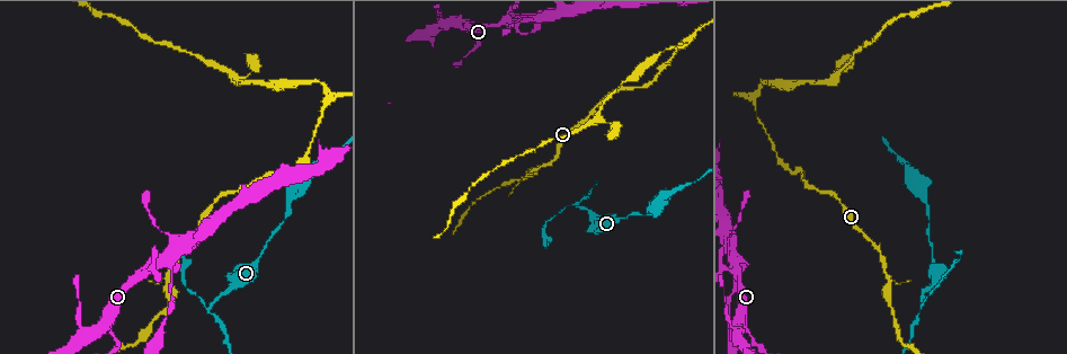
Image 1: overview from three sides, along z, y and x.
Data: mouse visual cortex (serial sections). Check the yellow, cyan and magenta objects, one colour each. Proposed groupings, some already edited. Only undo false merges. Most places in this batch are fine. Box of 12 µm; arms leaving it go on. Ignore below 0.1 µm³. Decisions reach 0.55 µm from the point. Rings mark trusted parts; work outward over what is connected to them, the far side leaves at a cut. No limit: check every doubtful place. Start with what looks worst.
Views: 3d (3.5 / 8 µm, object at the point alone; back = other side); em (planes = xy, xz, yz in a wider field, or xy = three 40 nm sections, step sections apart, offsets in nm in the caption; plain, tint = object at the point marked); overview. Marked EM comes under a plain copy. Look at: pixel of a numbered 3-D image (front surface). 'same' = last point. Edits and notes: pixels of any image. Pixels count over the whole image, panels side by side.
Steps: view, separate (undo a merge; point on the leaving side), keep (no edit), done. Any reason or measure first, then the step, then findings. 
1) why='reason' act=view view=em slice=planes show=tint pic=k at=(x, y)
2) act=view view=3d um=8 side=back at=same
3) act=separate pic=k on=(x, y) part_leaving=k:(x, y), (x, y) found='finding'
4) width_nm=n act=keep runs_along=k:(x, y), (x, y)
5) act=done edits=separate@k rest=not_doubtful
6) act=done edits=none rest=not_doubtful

why='thin neck' act=view view=3d um=3.5 pic=1 at=(919, 314)

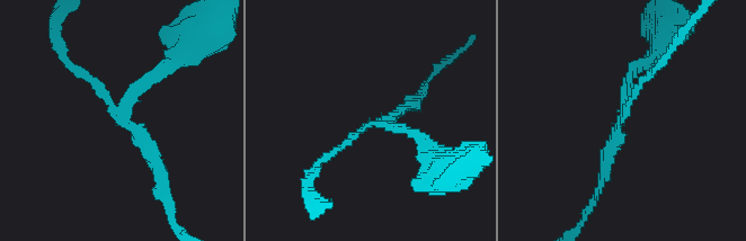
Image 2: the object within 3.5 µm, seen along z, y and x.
why='shape alone is not enough' act=view view=em slice=planes show=tint pic=2 at=(616, 121)

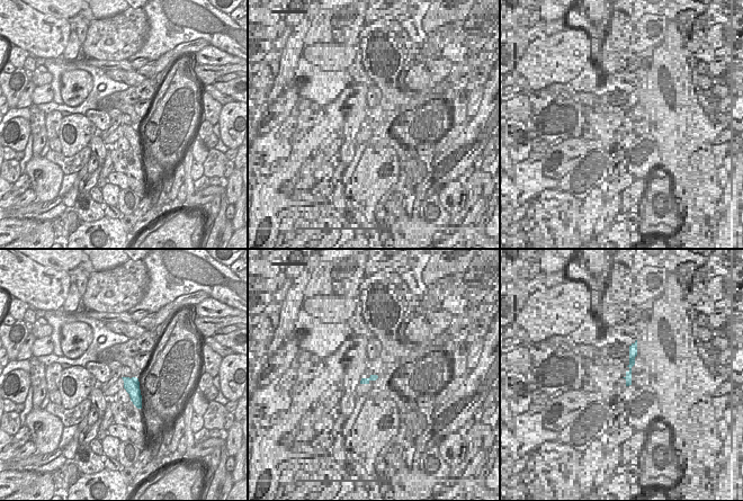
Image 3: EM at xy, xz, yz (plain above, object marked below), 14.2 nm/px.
act=separate pic=2 on=(152, 144) part_leaving=2:(115, 109), (63, 57), (56, 33) found='a second cell is stuck on'

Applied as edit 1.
why='see it whole again' act=view view=overview

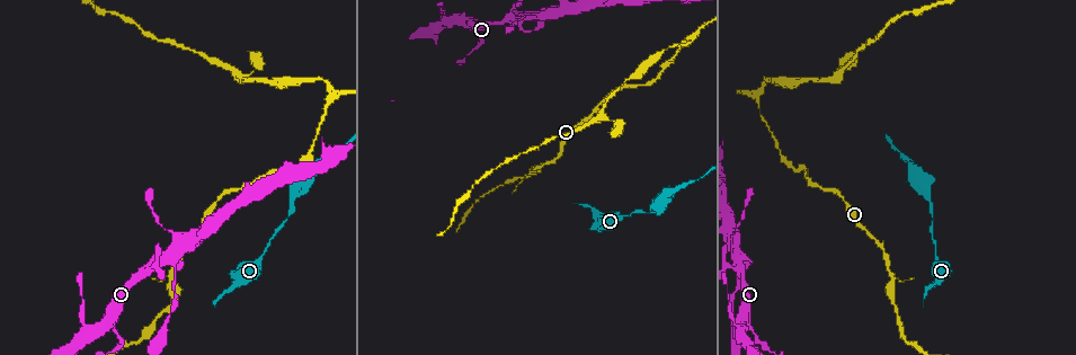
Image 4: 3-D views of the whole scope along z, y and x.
why='arms part here' act=view view=3d um=8 pic=4 at=(528, 18)

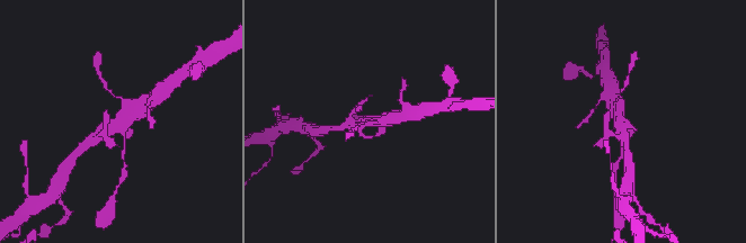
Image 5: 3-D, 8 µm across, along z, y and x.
why='now the EM' act=view view=em slice=planes show=tint pic=5 at=(117, 126)

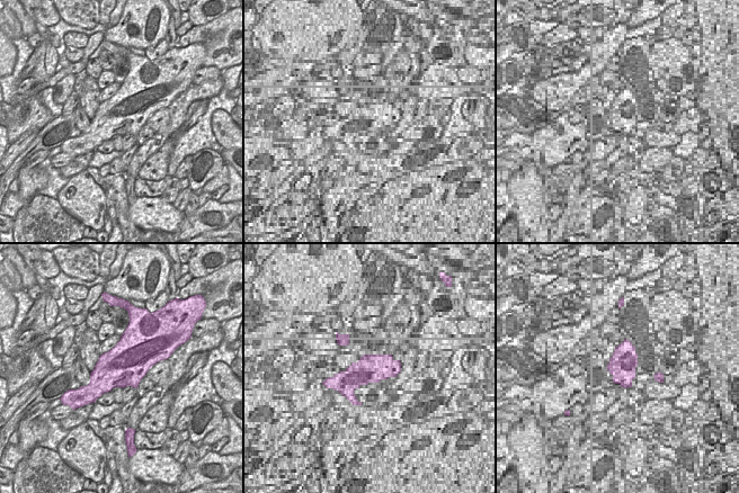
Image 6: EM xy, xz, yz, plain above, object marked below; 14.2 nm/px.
act=keep runs_along=5:(90, 142), (144, 106) found='continuous, no second cell'

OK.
why='arms part here' act=view view=3d um=8 pic=4 at=(331, 98)

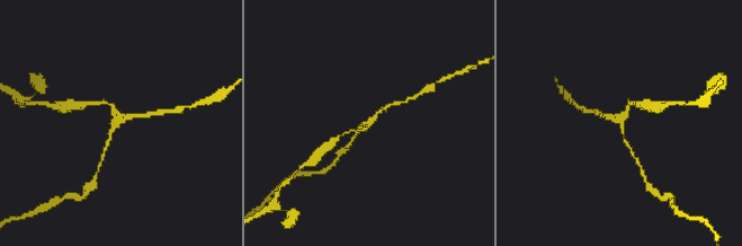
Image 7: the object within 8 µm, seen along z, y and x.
why='shape alone is not enough' act=view view=em slice=planes show=tint pic=7 at=(364, 122)

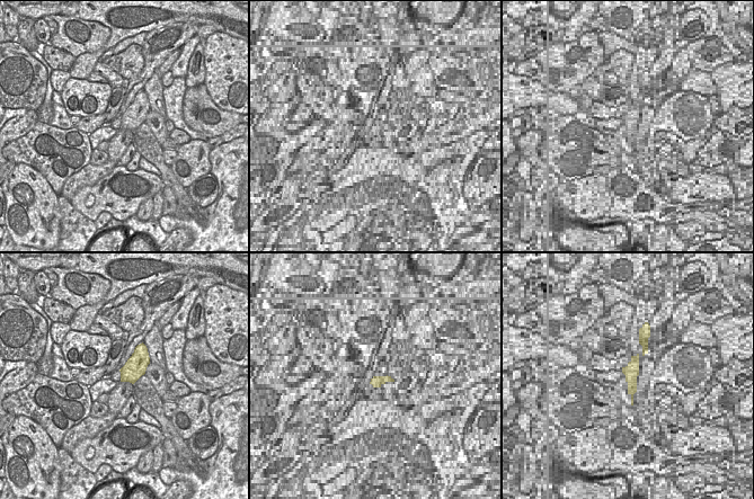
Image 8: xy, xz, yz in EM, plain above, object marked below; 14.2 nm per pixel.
arms=3 arm_widths_nm=150,150,150 act=keep runs_along=7:(104, 152), (114, 108), (98, 102) found='one cell here'

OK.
why='thin neck' act=view view=em slice=xy step=1 show=tint pic=4 at=(174, 281)

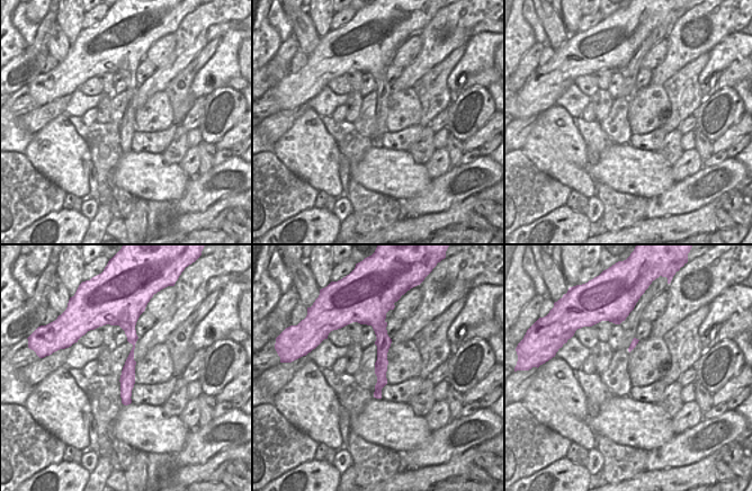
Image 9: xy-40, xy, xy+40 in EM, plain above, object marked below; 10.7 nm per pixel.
why='wider look' act=view view=3d um=3.5 at=same

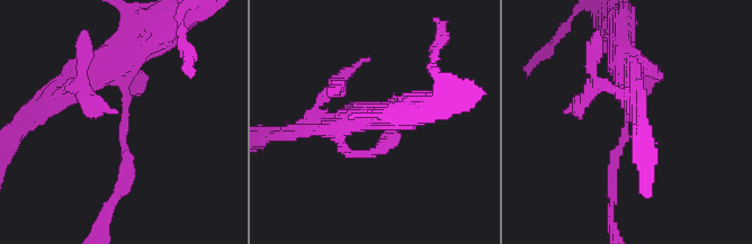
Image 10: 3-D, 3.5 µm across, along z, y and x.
width_nm=140 act=keep runs_along=10:(96, 69), (127, 83), (117, 193) found='continuous, no second cell'

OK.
act=done edits=separate@2 rest=not_doubtful

